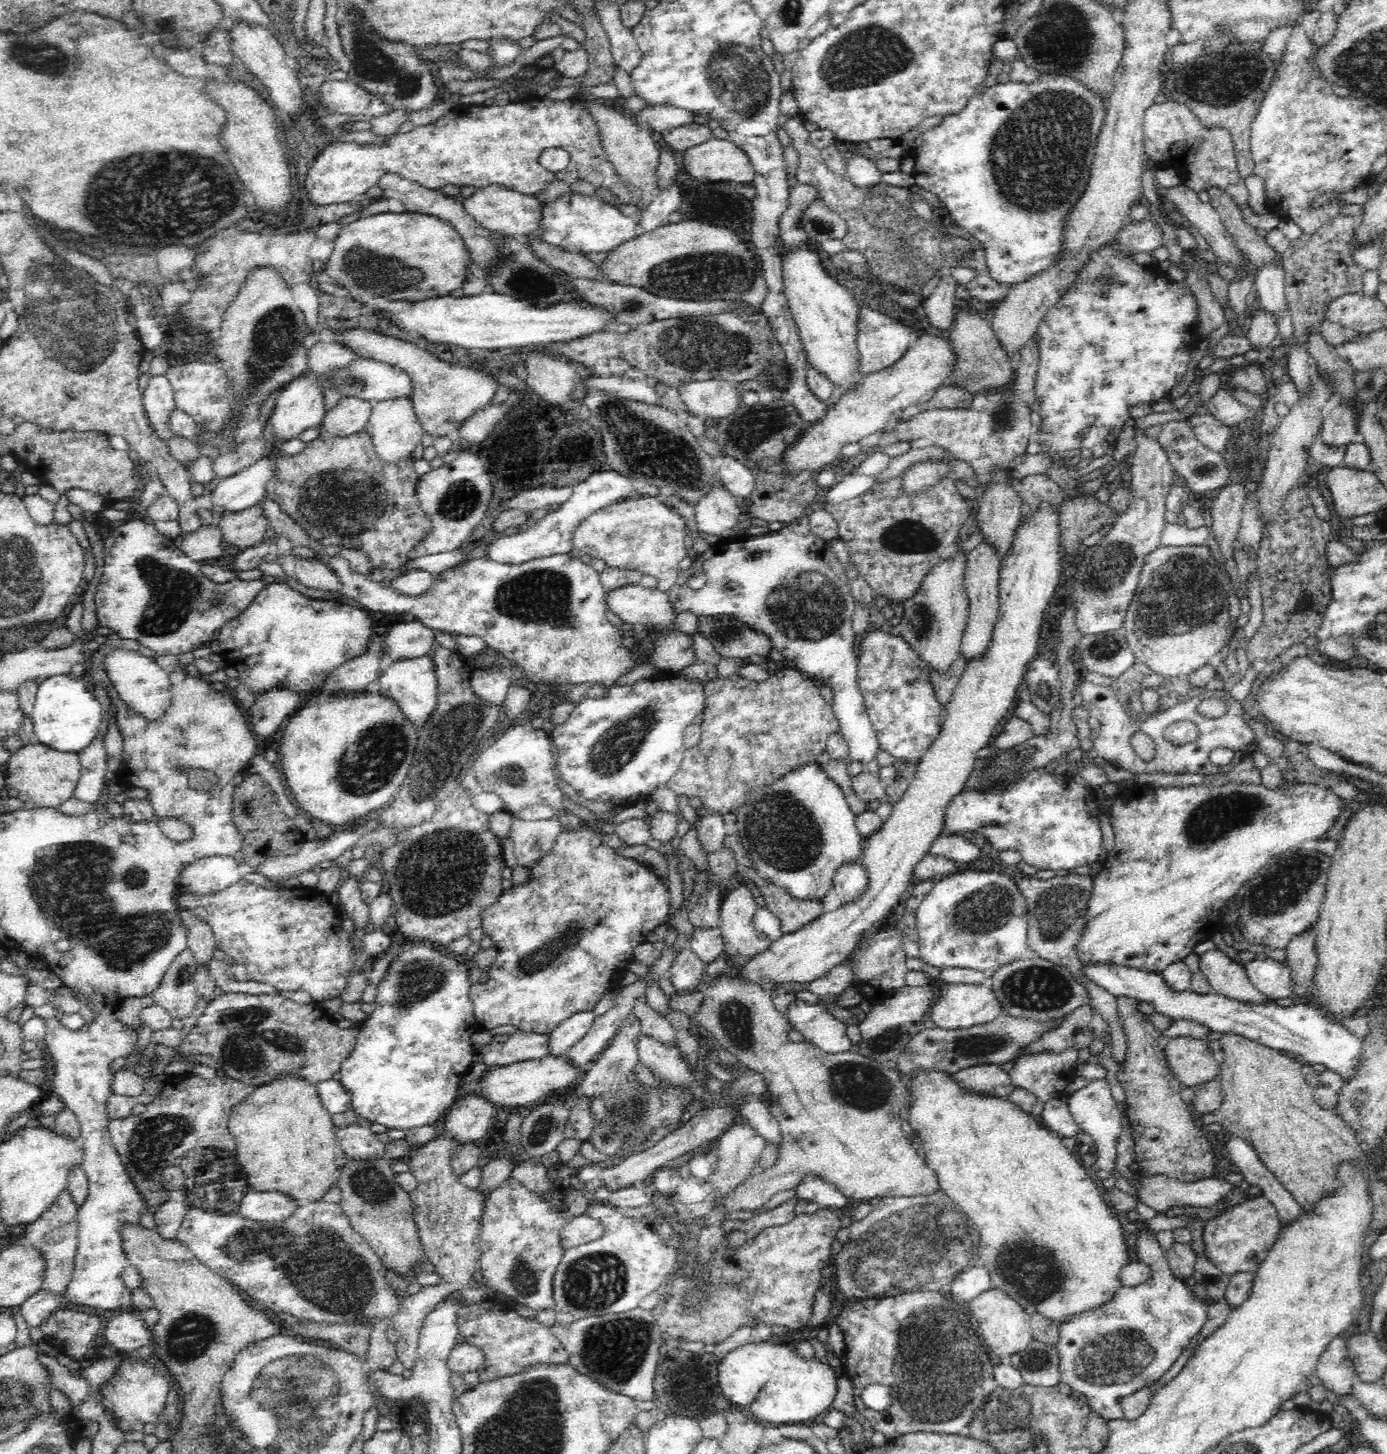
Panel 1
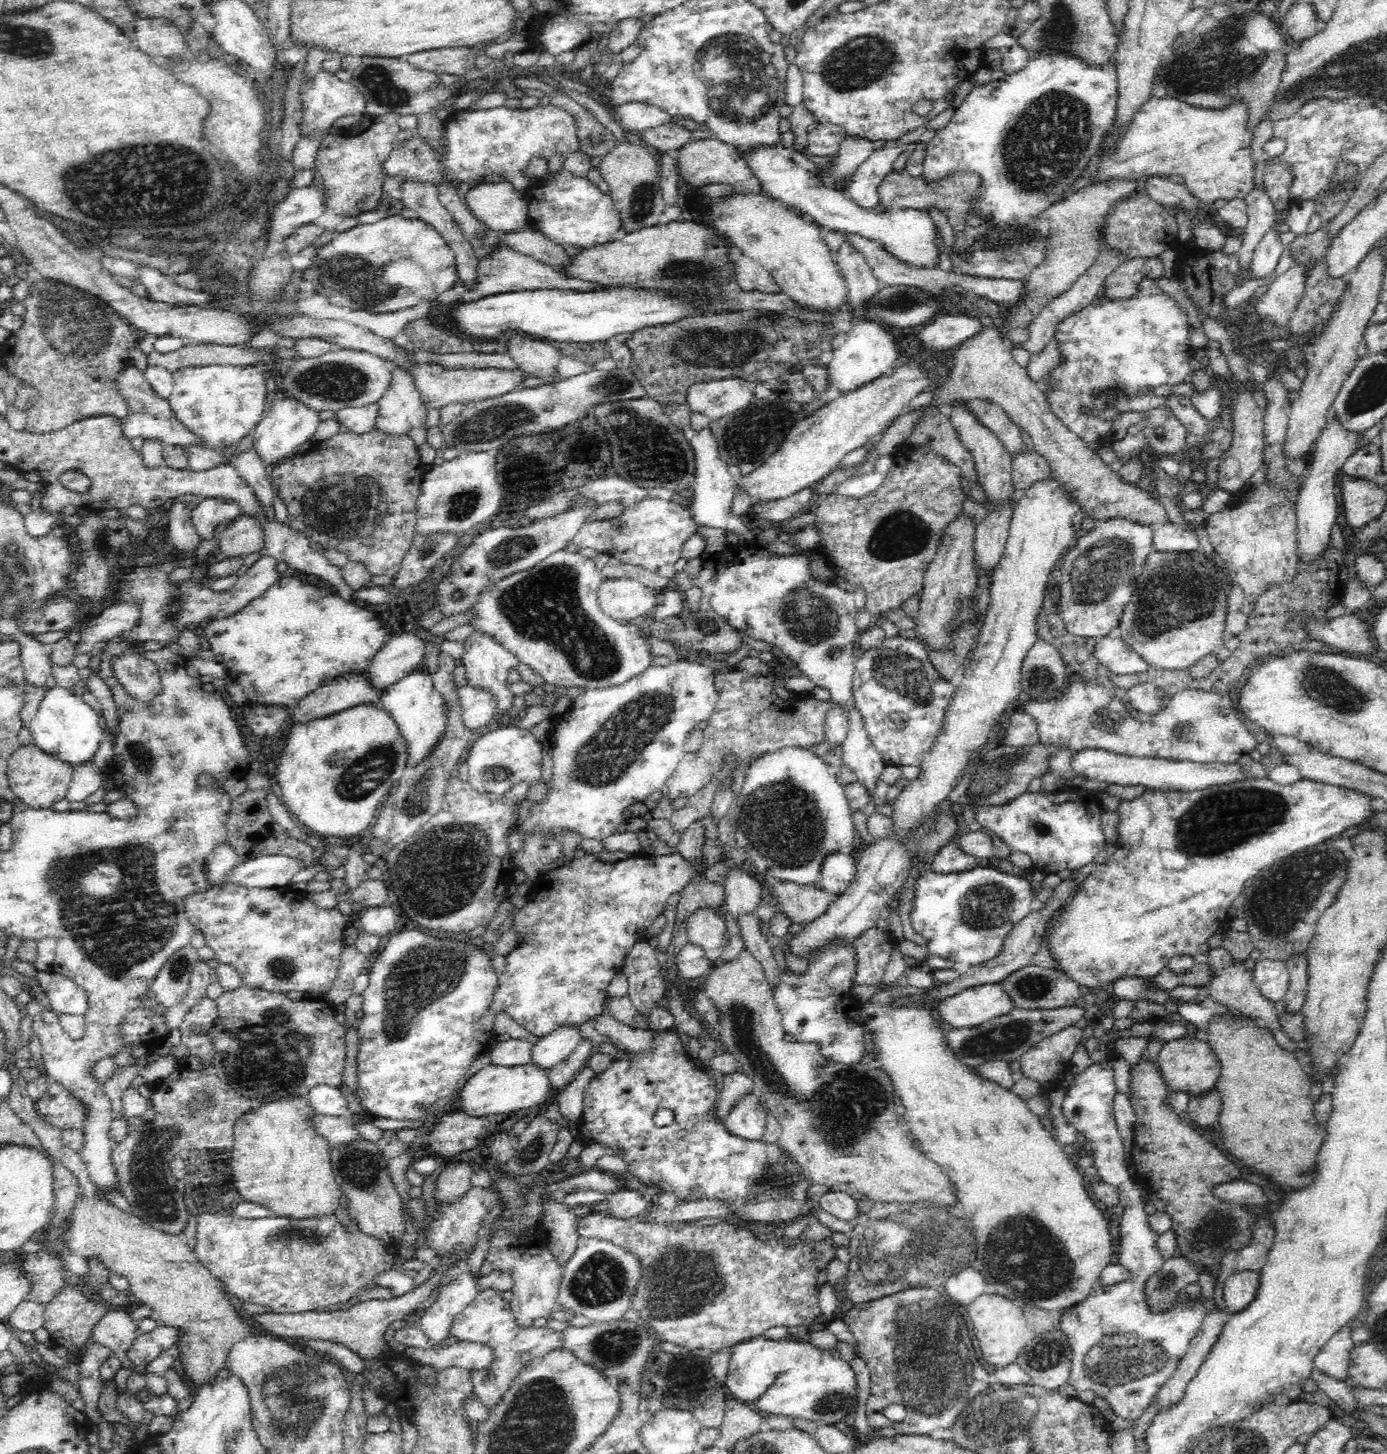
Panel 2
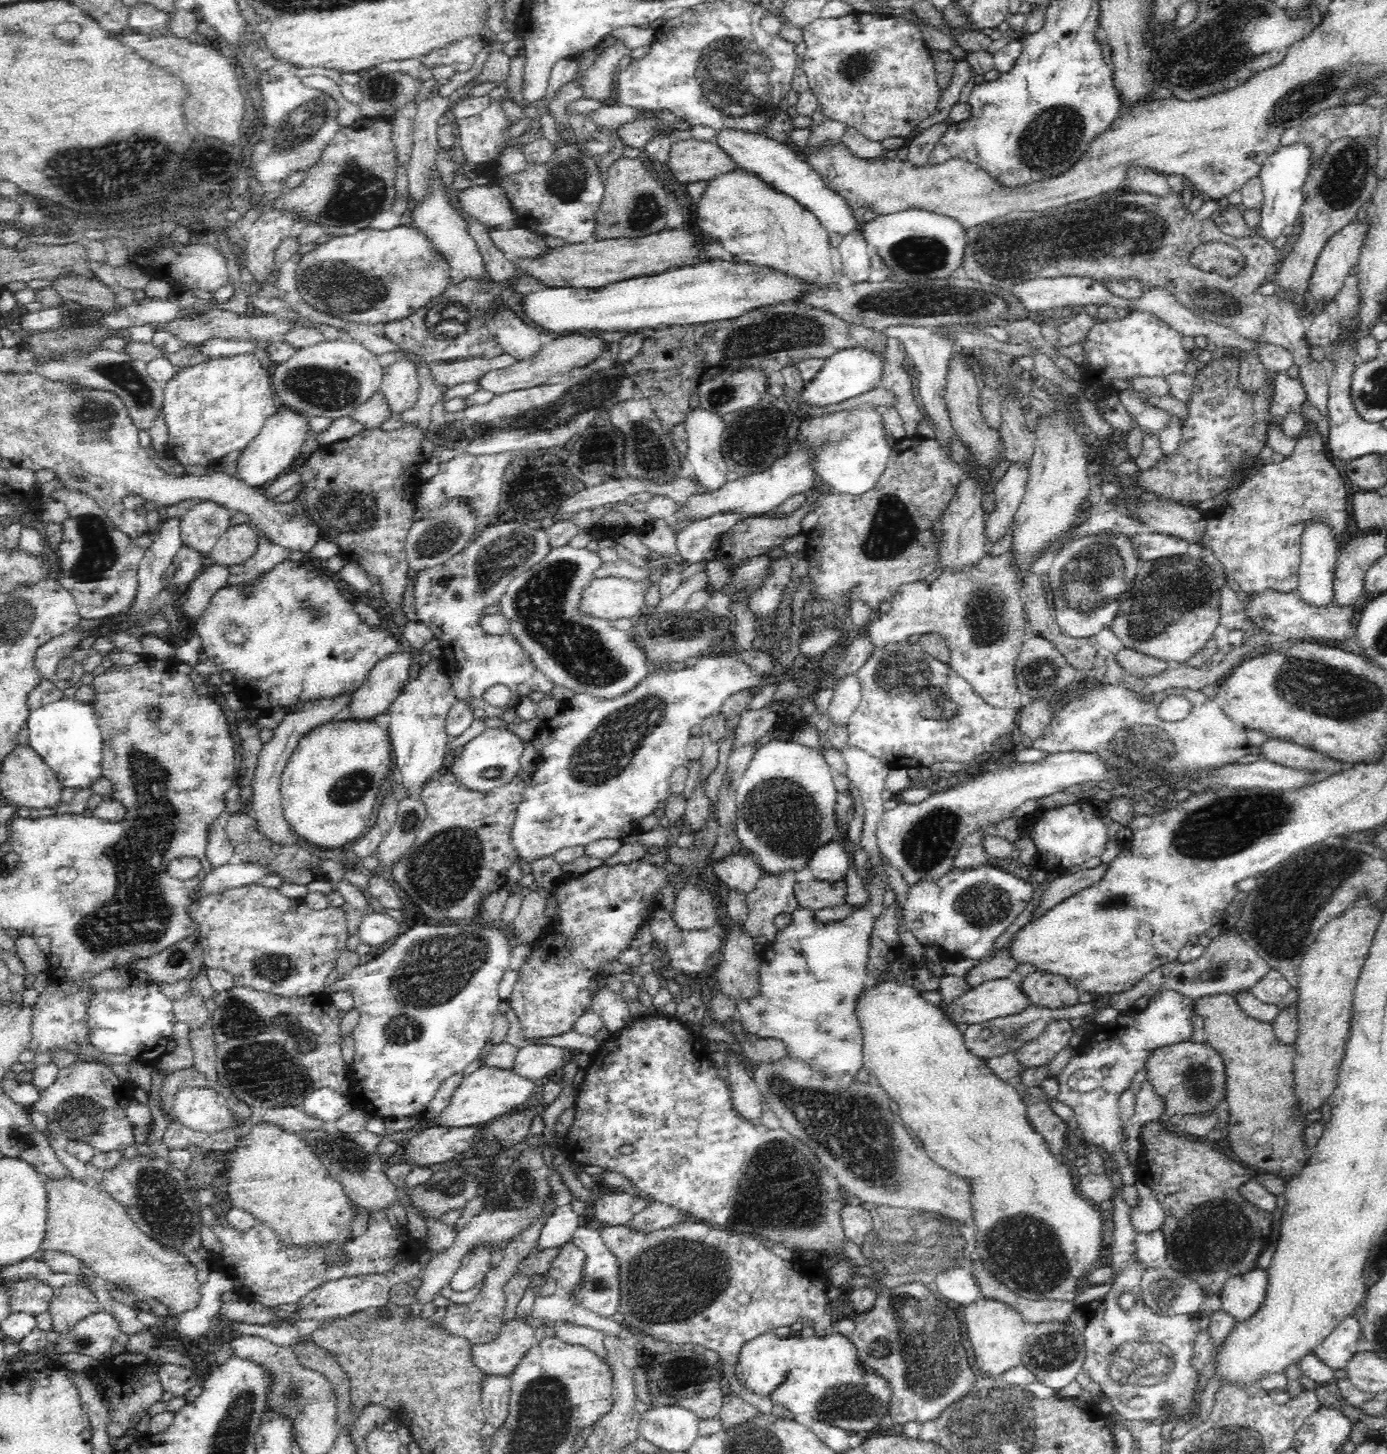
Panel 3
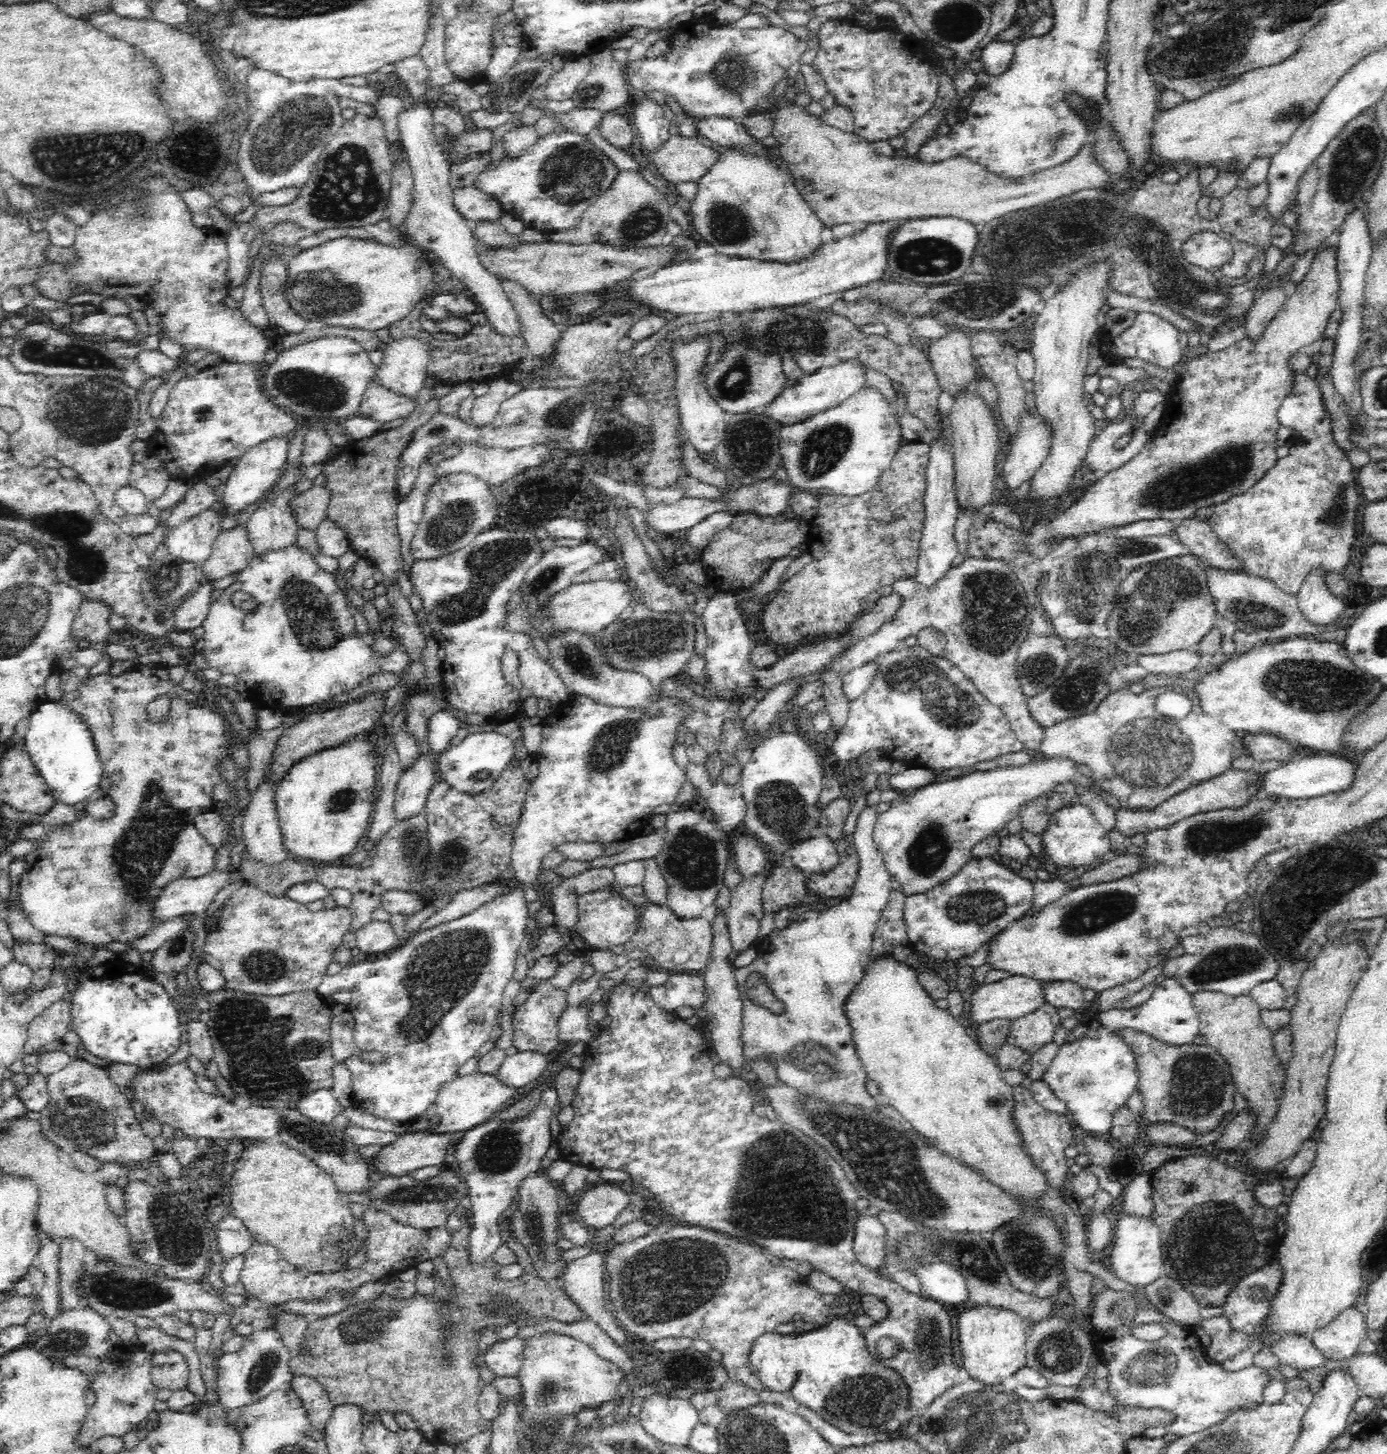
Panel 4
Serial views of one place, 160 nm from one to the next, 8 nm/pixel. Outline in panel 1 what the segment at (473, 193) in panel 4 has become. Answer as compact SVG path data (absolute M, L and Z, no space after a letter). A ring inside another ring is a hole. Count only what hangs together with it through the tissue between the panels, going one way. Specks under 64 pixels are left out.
M486 185L478 188L470 198L462 200L462 204L466 212L484 228L506 236L532 234L539 227L544 206L537 196L527 196L516 190L509 190L504 185Z

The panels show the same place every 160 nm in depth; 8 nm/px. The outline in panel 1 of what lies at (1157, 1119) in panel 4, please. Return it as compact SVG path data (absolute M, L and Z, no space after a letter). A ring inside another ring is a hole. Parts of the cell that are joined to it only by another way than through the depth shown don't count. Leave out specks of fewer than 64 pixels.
M1177 1037L1168 1042L1164 1055L1171 1074L1183 1087L1194 1088L1214 1081L1219 1063L1207 1042L1193 1037Z

